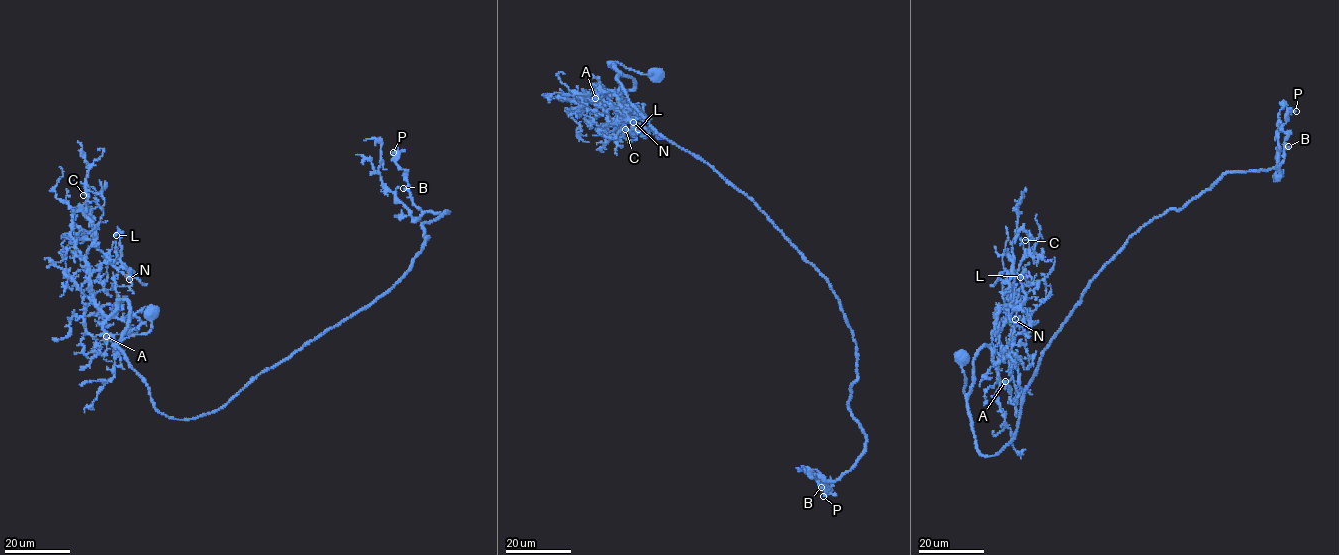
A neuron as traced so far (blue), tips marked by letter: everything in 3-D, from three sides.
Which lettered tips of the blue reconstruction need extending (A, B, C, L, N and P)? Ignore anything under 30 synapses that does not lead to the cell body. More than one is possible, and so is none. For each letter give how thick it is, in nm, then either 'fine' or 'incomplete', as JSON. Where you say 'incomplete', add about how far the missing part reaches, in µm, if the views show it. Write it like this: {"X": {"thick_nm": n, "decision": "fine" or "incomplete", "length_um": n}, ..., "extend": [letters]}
{"A": {"thick_nm": 170, "decision": "fine"}, "B": {"thick_nm": 190, "decision": "fine"}, "C": {"thick_nm": 120, "decision": "fine"}, "L": {"thick_nm": 170, "decision": "fine"}, "N": {"thick_nm": 70, "decision": "fine"}, "P": {"thick_nm": 200, "decision": "fine"}, "extend": []}

